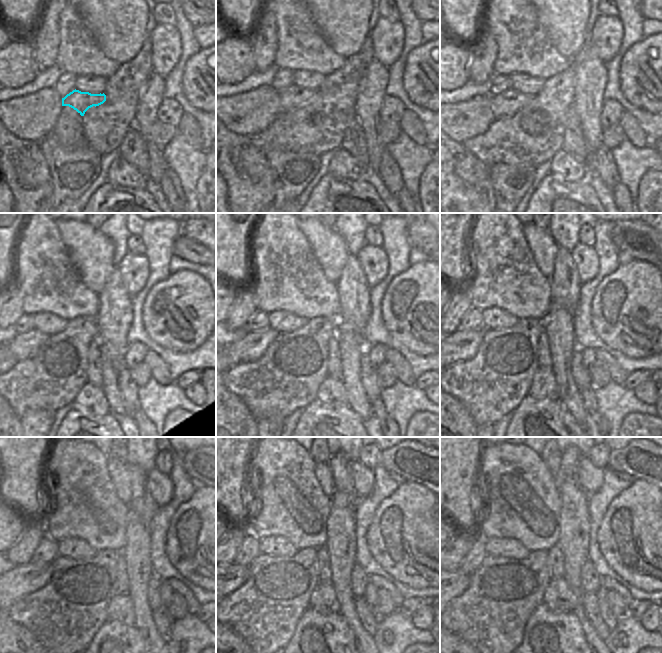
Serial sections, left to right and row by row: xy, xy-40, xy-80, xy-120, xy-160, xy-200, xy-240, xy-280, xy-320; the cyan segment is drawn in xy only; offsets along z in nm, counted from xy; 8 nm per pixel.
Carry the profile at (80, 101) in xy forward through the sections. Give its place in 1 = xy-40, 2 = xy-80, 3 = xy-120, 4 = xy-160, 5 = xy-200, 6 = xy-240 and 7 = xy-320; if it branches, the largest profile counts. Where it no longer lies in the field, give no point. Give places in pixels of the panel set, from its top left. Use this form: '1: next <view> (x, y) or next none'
1: next xy-40 (292, 97)
2: next xy-80 (506, 103)
3: next xy-120 (26, 345)
4: next xy-160 (249, 347)
5: next xy-200 (461, 346)
6: next xy-240 (12, 573)
7: next xy-320 (460, 579)

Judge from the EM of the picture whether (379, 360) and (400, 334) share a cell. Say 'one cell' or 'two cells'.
two cells

